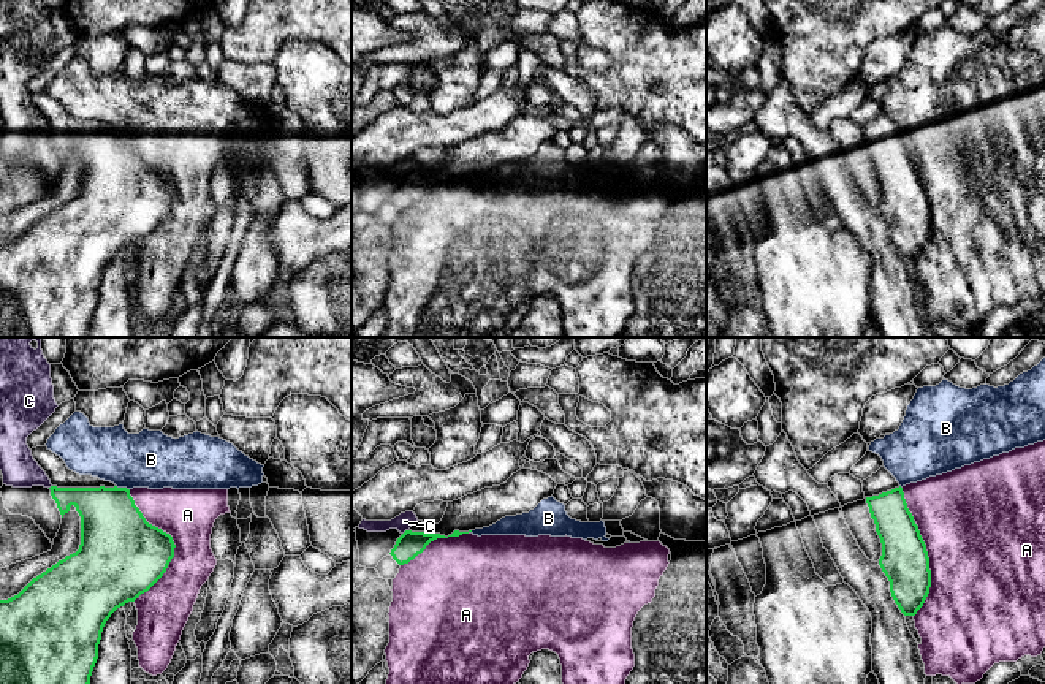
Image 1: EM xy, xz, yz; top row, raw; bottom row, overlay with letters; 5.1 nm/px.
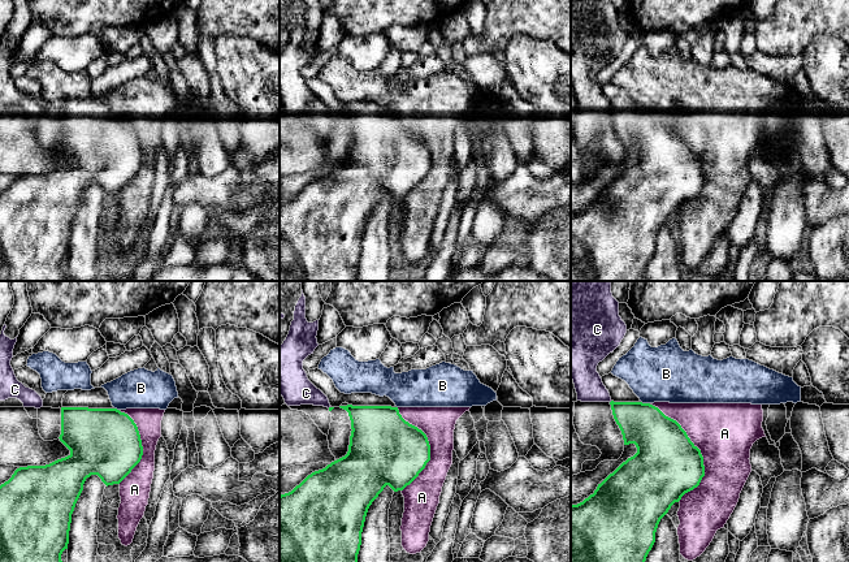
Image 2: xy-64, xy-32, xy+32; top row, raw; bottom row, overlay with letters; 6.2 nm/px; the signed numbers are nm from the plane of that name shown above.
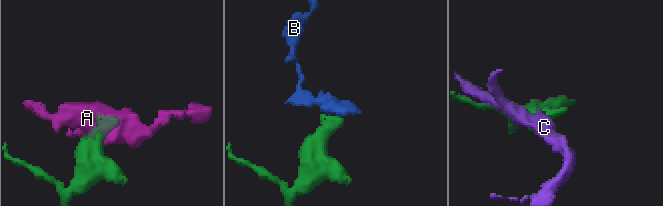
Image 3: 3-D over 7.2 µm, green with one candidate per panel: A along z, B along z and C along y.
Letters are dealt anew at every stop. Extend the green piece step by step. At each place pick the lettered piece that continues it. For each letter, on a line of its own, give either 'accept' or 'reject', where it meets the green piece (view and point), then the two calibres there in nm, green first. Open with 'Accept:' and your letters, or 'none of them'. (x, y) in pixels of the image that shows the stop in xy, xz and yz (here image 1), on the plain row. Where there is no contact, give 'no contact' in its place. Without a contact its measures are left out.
Accept: none of them
A: reject | yz (927, 198) | 240/500 nm
B: reject | xy (122, 133) | 360/280 nm
C: reject | xz (404, 178) | 140/90 nm

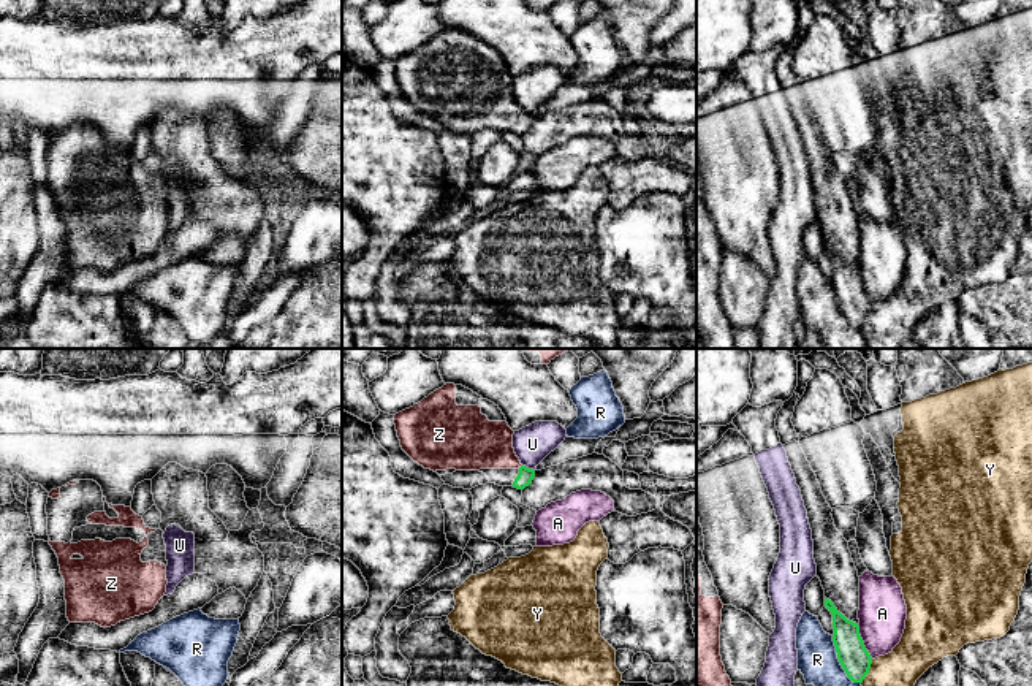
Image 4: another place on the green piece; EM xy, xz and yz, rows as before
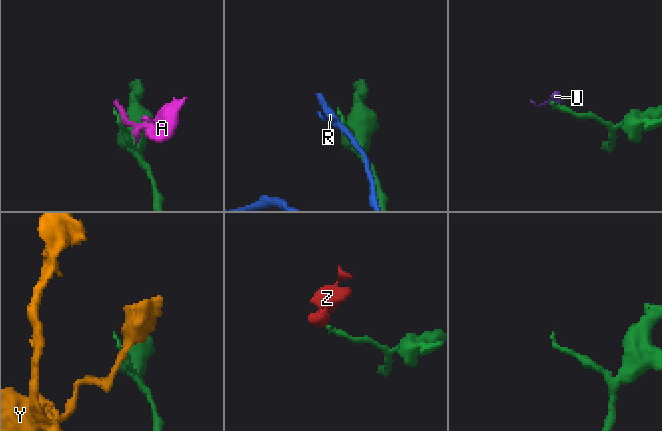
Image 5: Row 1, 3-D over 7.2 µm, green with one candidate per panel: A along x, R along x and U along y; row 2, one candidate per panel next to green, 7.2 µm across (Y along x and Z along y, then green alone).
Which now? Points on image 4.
Accept: Z
A: reject | yz (863, 287) | 160/240 nm
R: reject | yz (839, 306) | 160/220 nm
U: reject | xz (527, 113) | 80/190 nm
Y: reject | yz (868, 317) | 160/240 nm
Z: accept | no contact

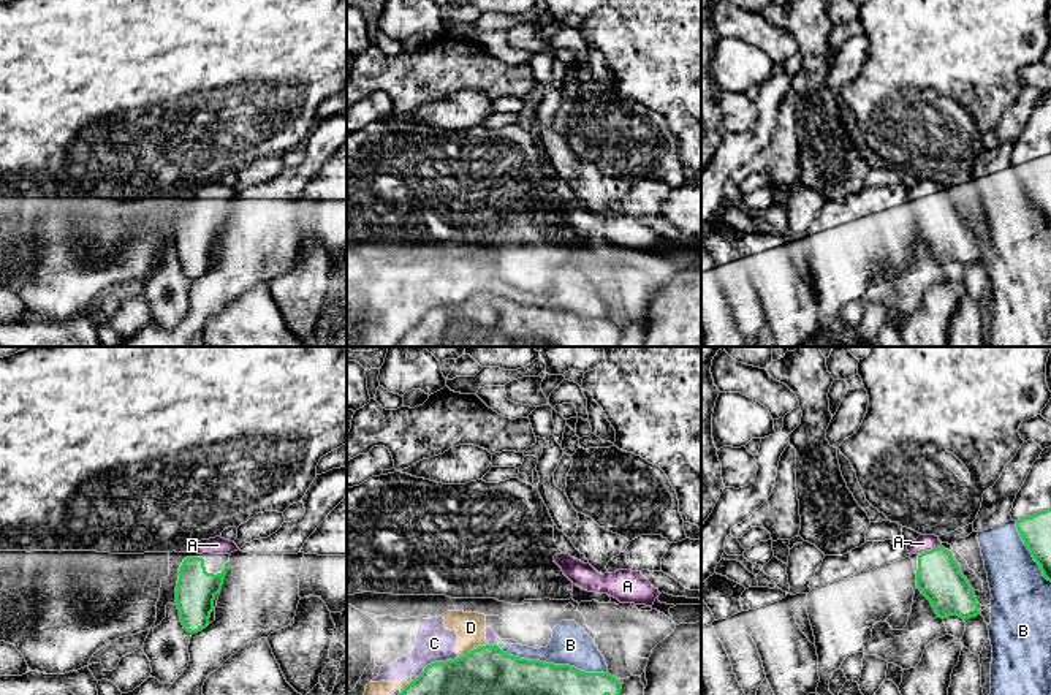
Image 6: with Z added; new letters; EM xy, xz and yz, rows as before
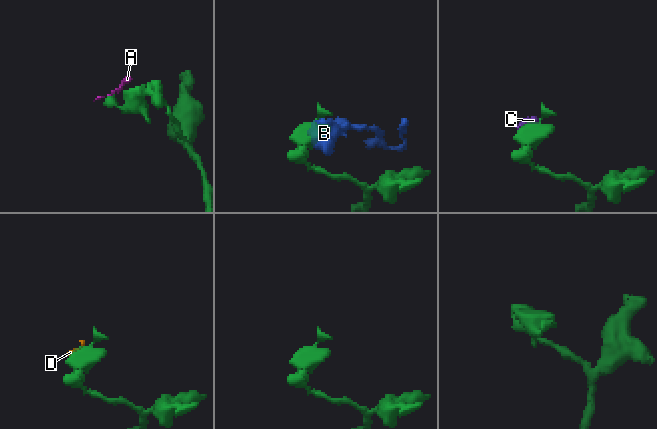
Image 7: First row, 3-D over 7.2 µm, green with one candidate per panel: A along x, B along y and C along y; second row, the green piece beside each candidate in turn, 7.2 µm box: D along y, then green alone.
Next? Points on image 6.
Accept: A
A: accept | yz (931, 195) | 220/80 nm
B: reject | xz (553, 309) | 420/200 nm
C: reject | xz (434, 307) | 440/190 nm
D: reject | xz (474, 295) | 480/150 nm

